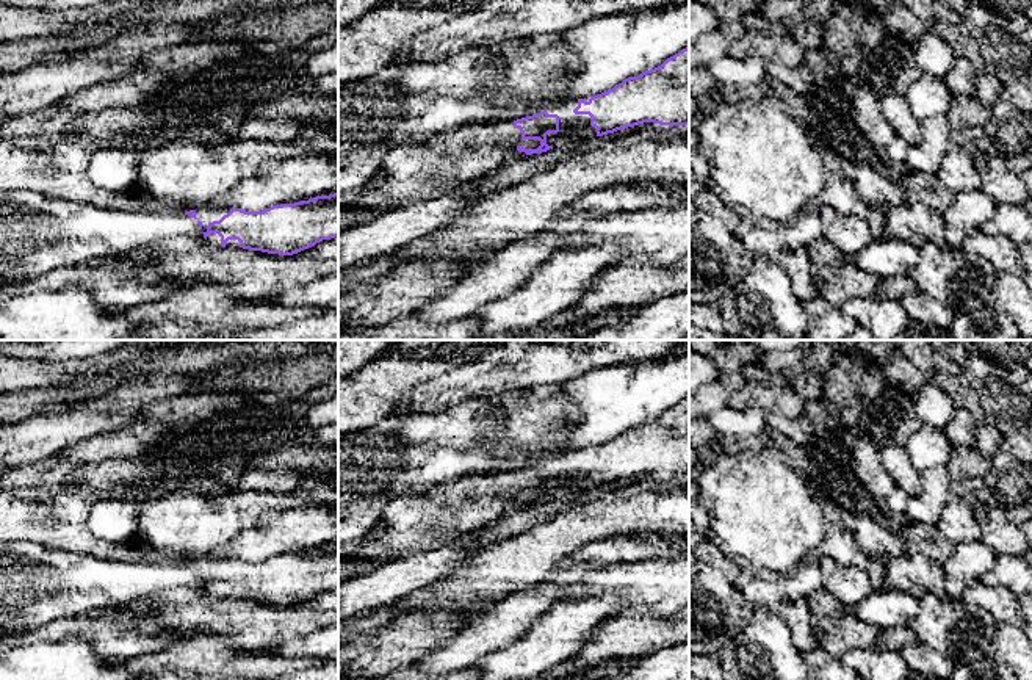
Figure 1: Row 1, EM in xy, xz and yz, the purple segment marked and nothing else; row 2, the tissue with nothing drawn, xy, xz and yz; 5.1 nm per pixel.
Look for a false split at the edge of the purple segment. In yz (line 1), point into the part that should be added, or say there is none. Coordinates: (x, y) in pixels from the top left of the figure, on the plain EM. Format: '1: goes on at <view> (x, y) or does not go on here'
1: does not go on here

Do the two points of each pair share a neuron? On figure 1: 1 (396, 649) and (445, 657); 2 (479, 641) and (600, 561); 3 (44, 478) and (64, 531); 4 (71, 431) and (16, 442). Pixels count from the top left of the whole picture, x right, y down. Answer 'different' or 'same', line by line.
1: different
2: same
3: different
4: same

